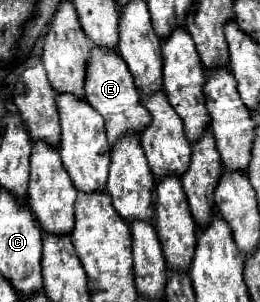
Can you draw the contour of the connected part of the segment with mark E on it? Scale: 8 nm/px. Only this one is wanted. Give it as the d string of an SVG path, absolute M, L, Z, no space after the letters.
M106 48L92 50L86 74L86 102L104 116L110 146L114 146L124 134L140 134L150 124L150 112L142 106L140 92L134 86L130 70L114 50Z

